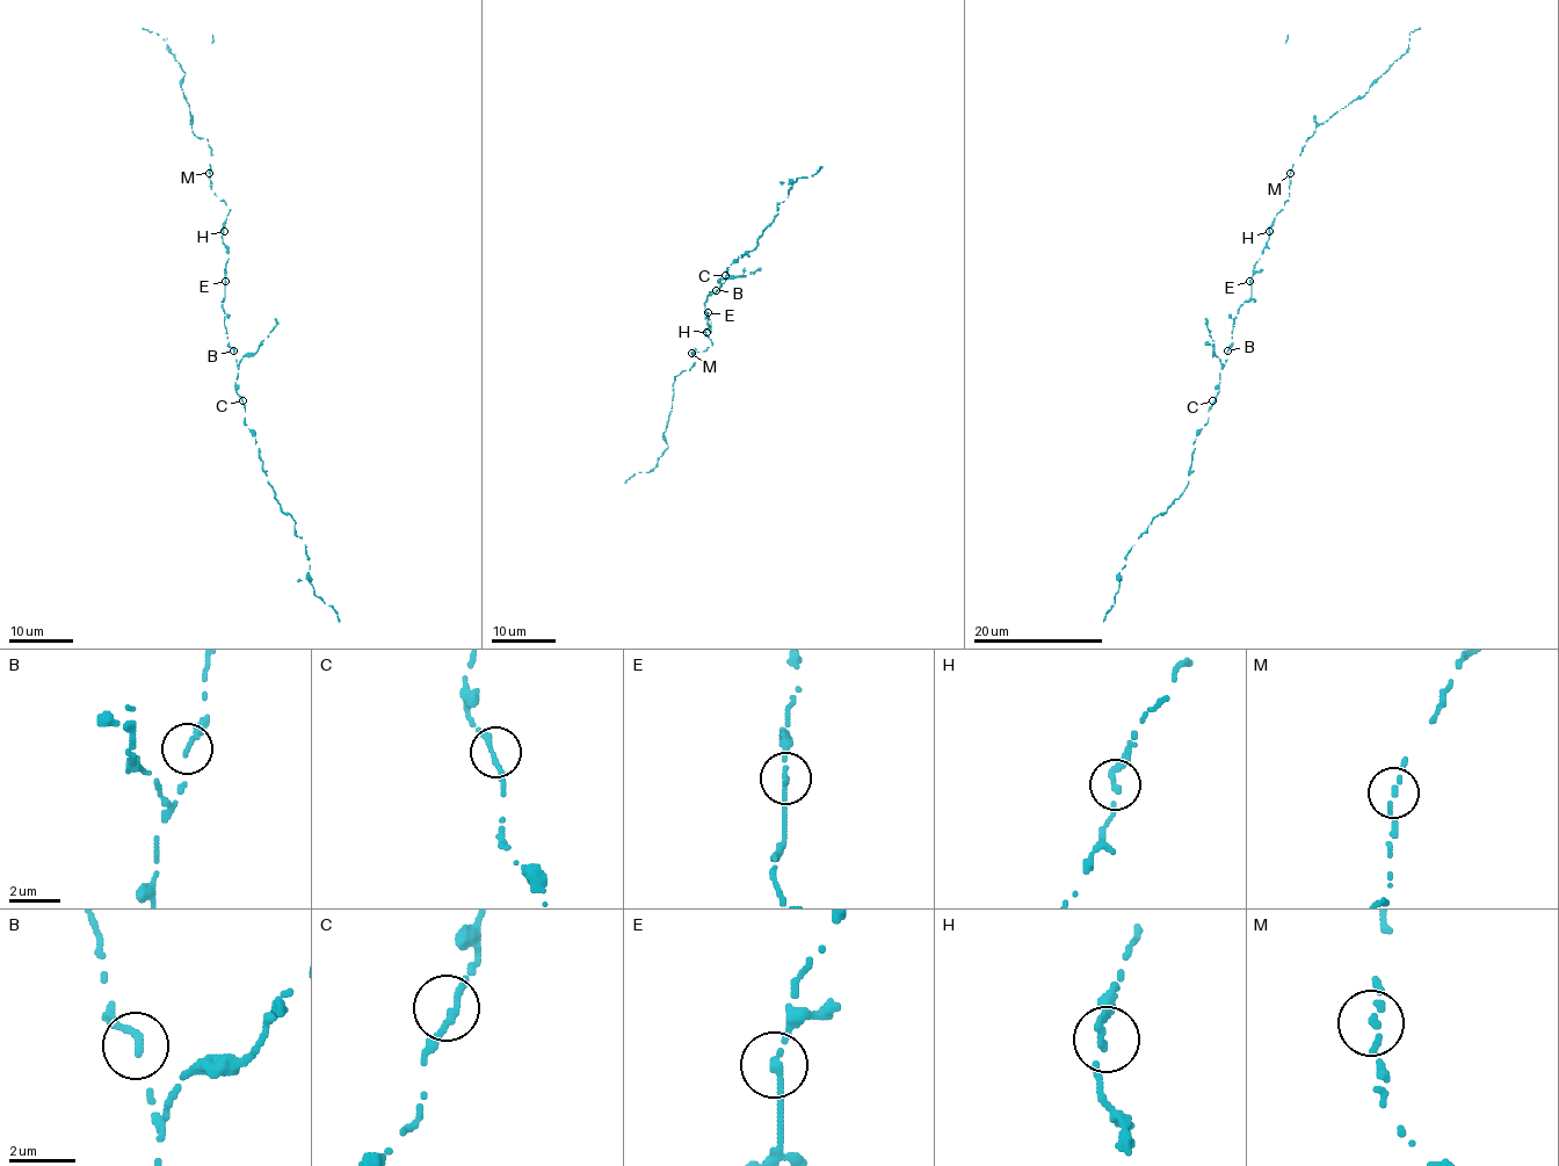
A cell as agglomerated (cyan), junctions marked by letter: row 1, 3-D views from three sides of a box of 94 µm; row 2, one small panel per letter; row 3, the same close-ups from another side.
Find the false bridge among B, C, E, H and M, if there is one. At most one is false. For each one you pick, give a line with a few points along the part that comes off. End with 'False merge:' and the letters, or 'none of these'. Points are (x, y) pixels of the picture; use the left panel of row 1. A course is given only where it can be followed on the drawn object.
M: course (209, 173), (210, 147), (208, 139), (193, 132), (189, 106), (180, 87), (185, 71), (168, 45), (143, 28)
False merge: M

